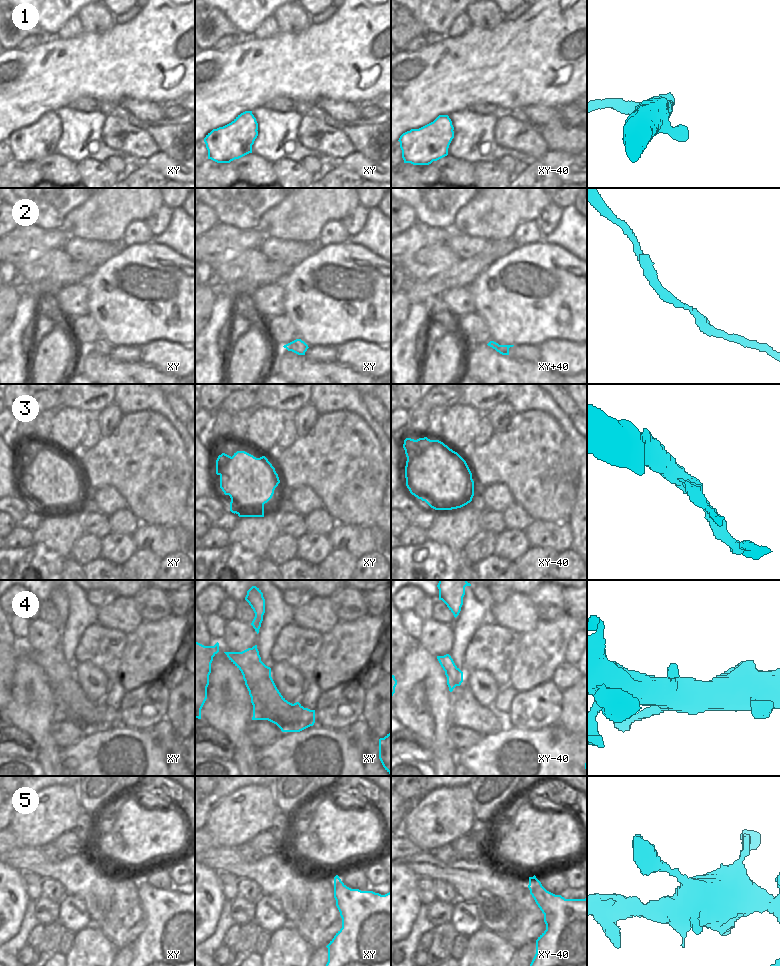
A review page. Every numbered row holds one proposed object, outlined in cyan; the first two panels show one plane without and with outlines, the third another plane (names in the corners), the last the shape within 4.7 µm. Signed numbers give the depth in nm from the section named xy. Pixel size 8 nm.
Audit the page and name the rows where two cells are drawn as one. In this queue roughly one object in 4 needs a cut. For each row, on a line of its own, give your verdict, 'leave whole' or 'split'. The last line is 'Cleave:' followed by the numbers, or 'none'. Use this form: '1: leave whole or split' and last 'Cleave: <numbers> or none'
1: split
2: leave whole
3: split
4: leave whole
5: leave whole
Cleave: 1, 3

